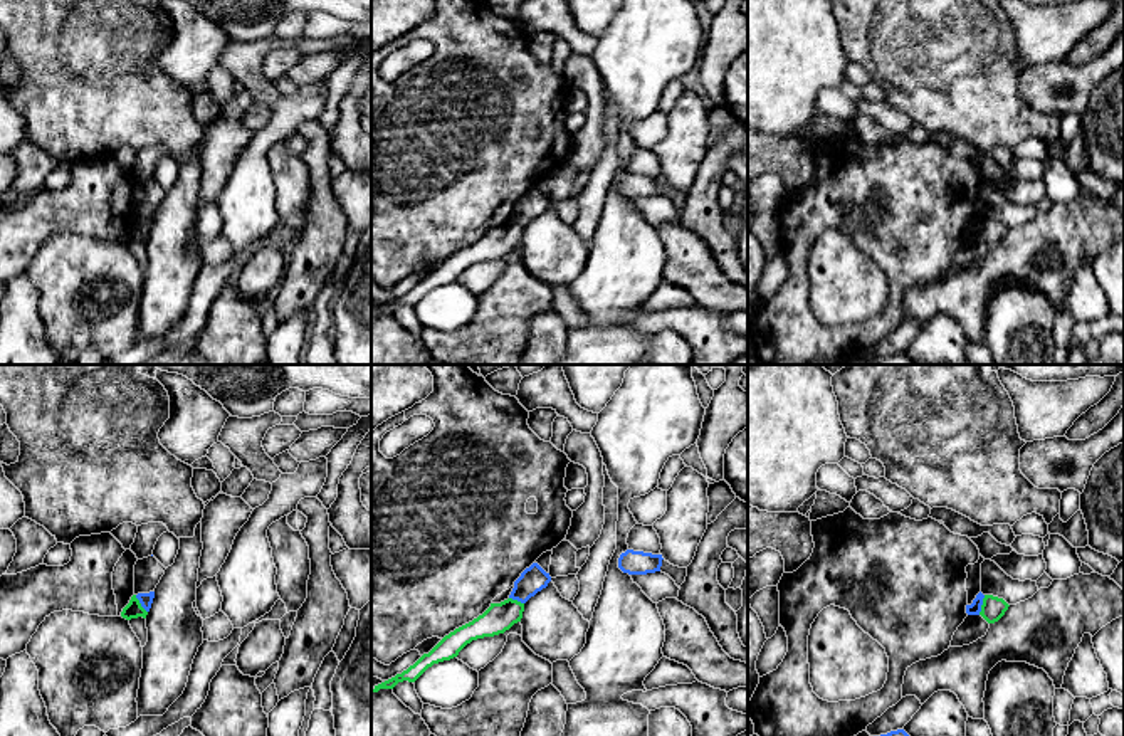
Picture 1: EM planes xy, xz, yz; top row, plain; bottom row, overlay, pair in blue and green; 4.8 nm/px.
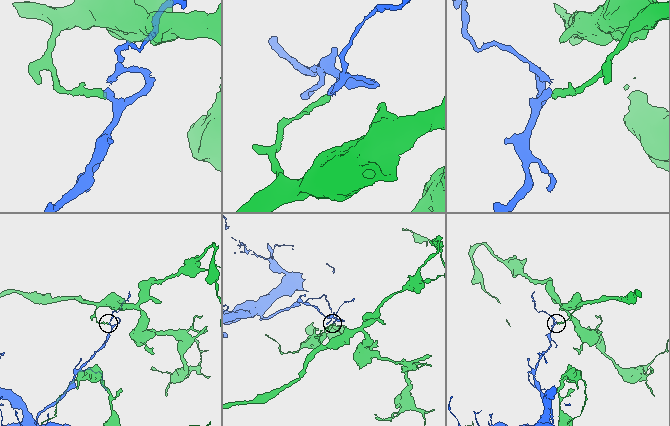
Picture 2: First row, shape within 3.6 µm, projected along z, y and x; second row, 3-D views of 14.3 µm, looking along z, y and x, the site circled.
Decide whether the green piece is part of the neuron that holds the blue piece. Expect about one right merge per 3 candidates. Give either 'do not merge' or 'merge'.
do not merge

